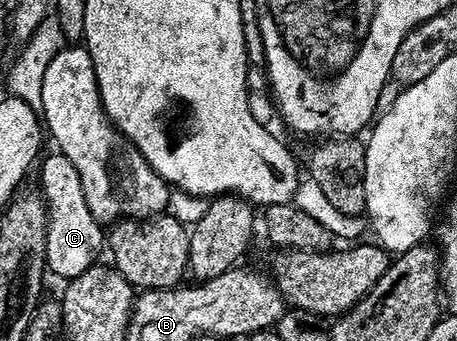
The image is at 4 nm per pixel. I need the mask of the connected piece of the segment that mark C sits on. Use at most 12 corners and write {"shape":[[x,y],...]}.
{"shape":[[58,150],[38,165],[47,268],[68,281],[100,259],[105,232]]}

